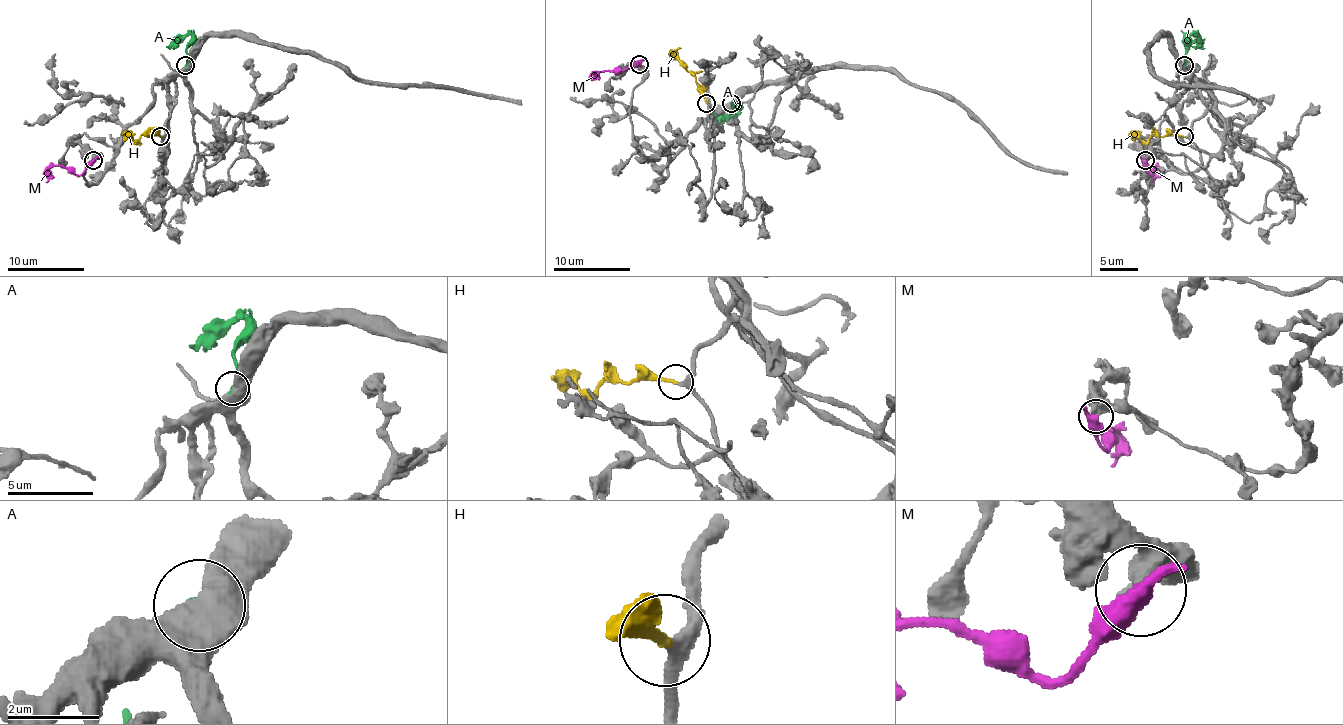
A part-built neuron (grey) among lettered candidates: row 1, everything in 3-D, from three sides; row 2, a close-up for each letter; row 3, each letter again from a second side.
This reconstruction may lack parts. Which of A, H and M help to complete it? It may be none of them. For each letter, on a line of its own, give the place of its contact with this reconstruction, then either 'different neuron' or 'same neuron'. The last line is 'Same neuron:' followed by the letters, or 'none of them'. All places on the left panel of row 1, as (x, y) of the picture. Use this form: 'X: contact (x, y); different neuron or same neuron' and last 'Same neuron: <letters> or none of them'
A: contact (185, 65); different neuron
H: contact (160, 136); same neuron
M: contact (93, 160); different neuron
Same neuron: H

